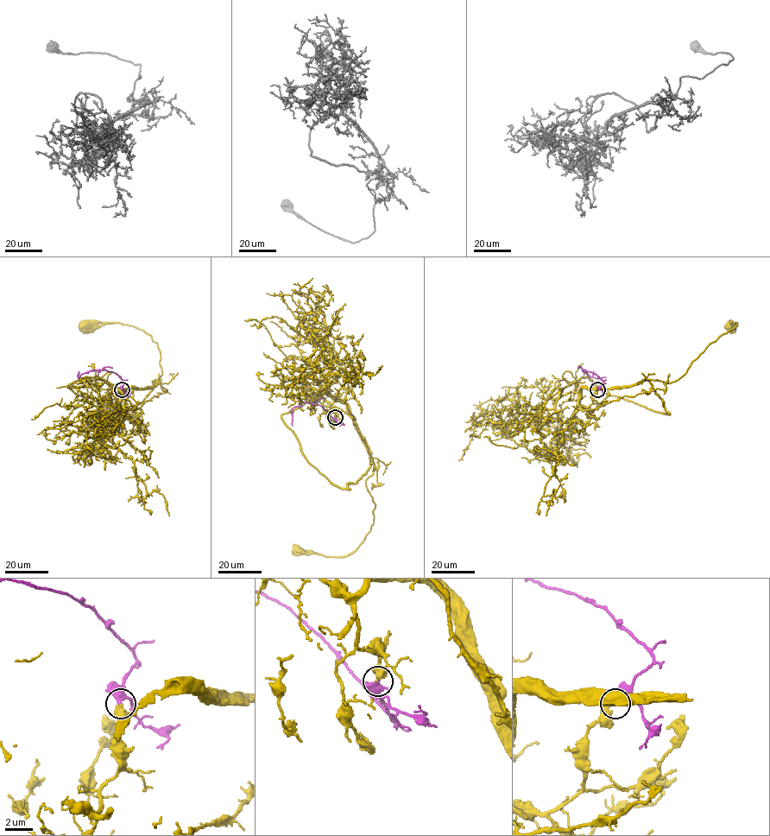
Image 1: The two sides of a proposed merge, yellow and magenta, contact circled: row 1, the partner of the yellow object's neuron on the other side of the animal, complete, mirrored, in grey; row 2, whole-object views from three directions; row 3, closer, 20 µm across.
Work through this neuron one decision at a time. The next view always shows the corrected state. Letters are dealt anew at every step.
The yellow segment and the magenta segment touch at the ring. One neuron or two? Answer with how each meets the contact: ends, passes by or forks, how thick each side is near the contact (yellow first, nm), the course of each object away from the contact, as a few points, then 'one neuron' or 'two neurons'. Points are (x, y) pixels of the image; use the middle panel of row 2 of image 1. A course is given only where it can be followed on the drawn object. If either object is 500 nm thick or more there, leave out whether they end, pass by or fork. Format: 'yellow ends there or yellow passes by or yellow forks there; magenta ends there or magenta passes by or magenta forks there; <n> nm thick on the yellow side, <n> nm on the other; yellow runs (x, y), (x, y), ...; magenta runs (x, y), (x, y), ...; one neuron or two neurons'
yellow ends there; magenta passes by; 400 nm thick on the yellow side, 340 nm on the other; yellow runs (335, 417), (333, 398), (346, 405), (374, 464), (366, 480), (375, 504), (373, 523), (347, 555), (296, 551); magenta runs (335, 417), (337, 423), (318, 404), (304, 402), (292, 409), (293, 426); one neuron

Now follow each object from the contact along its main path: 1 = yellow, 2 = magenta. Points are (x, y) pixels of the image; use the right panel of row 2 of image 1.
1: (597, 389), (590, 405), (578, 405), (583, 388), (679, 379), (736, 325), (731, 325)
2: (597, 389), (603, 382), (596, 374), (583, 370), (590, 376), (606, 376)

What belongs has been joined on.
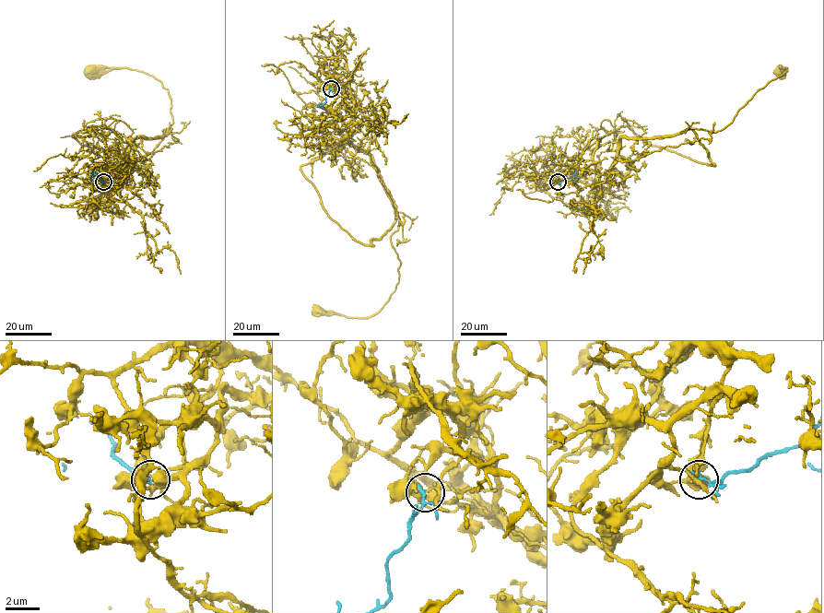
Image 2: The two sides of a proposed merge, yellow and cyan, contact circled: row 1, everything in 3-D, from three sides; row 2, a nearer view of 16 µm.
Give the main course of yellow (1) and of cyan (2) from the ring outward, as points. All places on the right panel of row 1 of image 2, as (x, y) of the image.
1: (557, 182), (554, 175), (582, 160), (601, 174), (615, 162), (623, 137), (725, 128), (786, 68), (781, 70)
2: (557, 182), (574, 174), (576, 177), (572, 180)

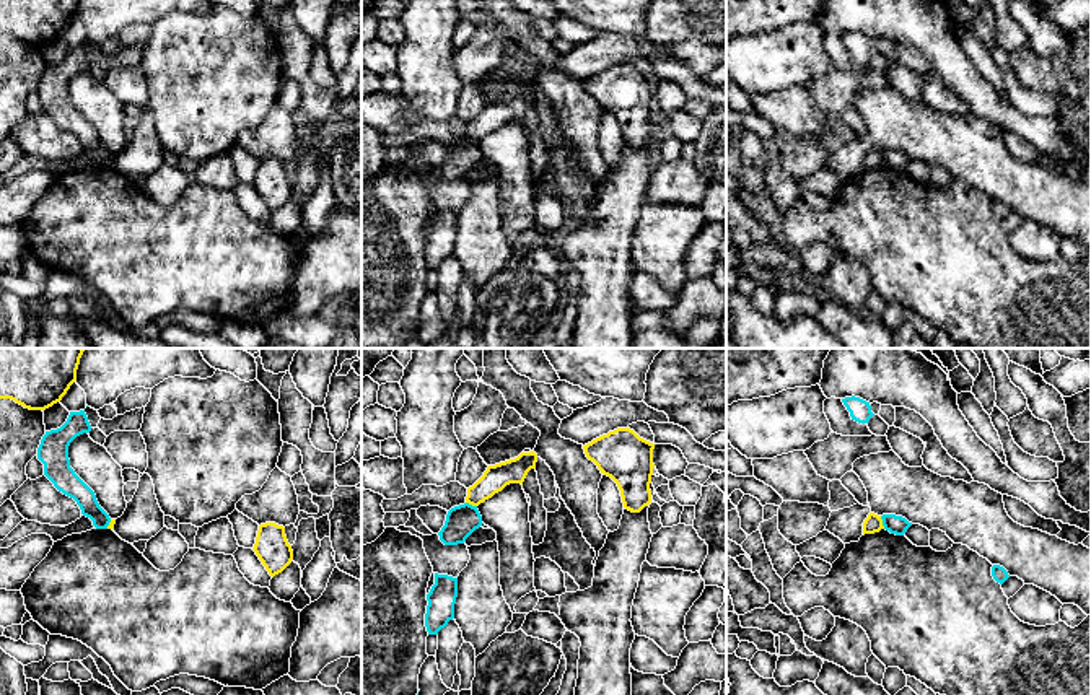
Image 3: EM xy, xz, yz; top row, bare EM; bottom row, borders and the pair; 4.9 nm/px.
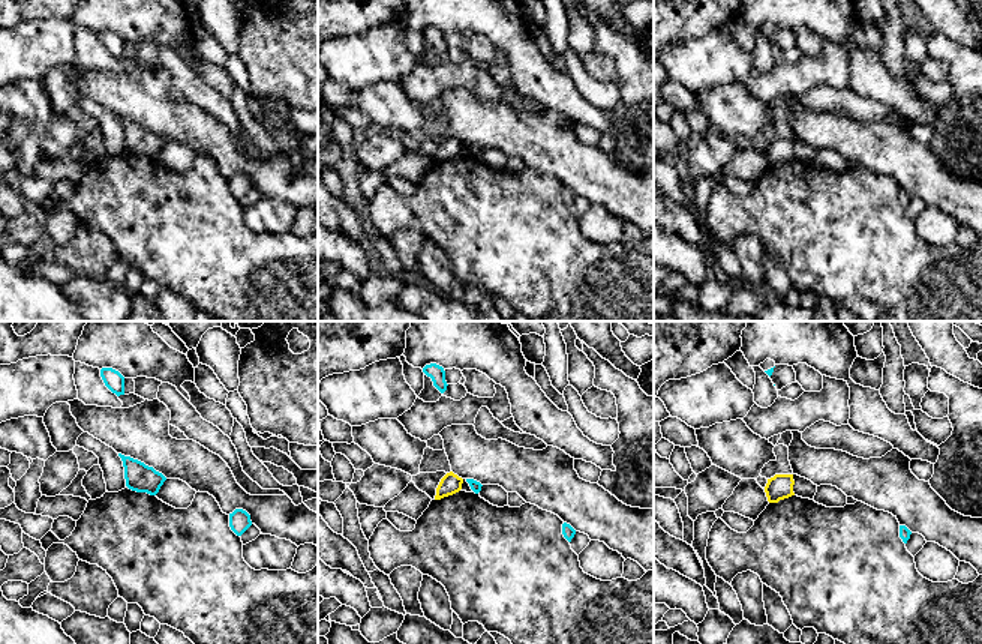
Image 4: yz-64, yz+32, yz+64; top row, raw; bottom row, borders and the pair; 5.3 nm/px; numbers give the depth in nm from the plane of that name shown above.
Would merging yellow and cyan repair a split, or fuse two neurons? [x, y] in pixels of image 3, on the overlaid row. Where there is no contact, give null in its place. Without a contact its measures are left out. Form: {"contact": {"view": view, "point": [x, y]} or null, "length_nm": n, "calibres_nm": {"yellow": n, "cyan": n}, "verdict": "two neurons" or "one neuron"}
{"contact": {"view": "yz", "point": [881, 523]}, "length_nm": 70, "calibres_nm": {"yellow": 90, "cyan": 100}, "verdict": "two neurons"}

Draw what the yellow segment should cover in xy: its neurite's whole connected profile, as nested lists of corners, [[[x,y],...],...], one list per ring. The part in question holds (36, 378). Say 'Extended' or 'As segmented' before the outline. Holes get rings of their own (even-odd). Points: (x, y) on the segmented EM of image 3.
As segmented. [[[0,348],[0,399],[11,399],[29,410],[46,410],[60,402],[77,381],[83,348]]]

